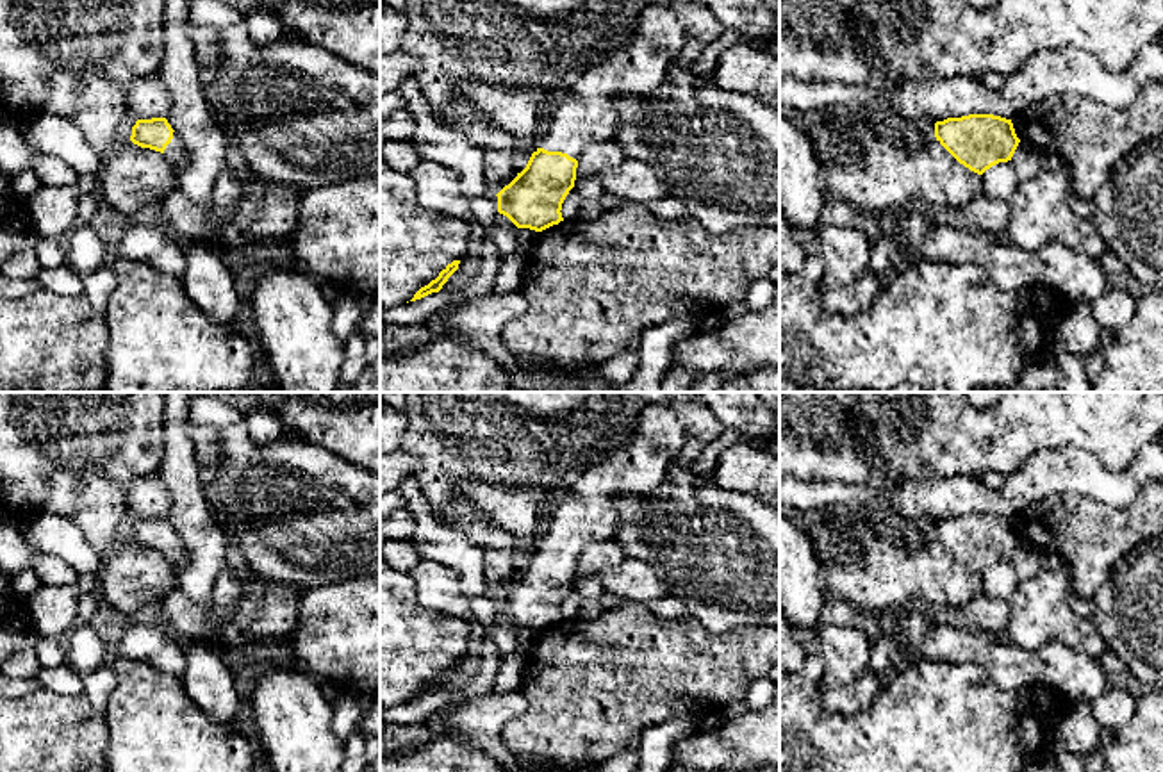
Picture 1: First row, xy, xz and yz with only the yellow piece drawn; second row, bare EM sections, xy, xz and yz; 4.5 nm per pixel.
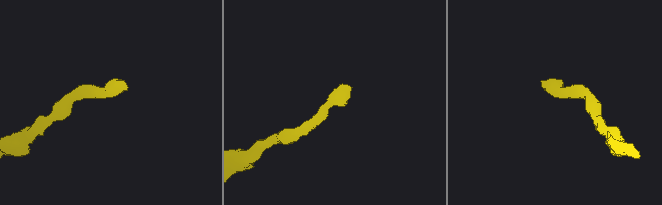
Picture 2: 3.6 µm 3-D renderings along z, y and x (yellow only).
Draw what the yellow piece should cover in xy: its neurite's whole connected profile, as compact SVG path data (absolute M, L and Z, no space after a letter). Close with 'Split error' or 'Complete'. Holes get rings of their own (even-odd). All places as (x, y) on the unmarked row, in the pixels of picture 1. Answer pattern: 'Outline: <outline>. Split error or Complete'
Outline: M166 517L137 519L130 540L141 547L161 551L169 560L180 560L182 538Z. Split error

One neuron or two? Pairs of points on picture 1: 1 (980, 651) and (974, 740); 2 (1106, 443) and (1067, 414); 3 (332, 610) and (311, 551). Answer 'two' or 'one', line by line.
1: two
2: one
3: two

